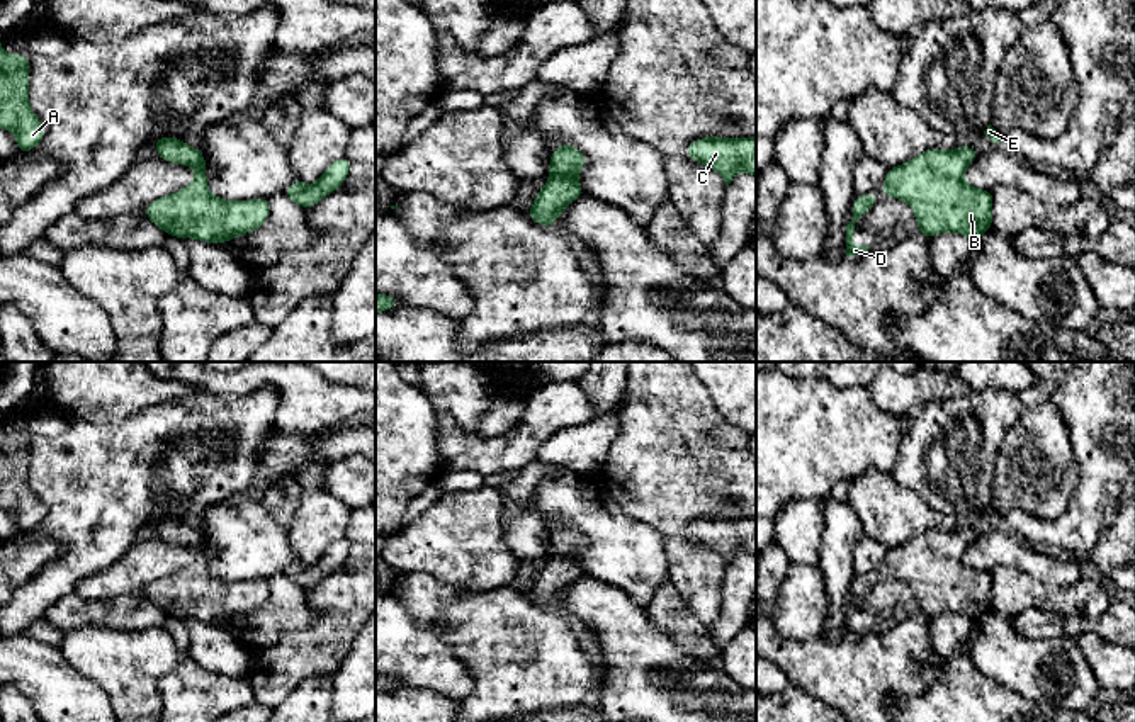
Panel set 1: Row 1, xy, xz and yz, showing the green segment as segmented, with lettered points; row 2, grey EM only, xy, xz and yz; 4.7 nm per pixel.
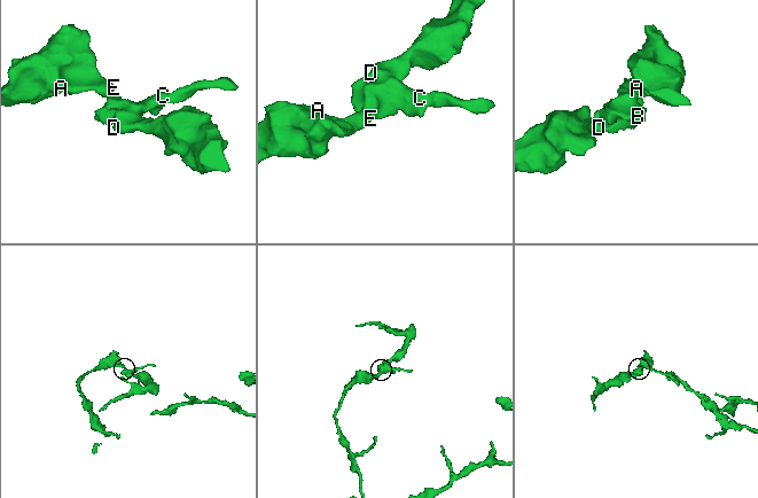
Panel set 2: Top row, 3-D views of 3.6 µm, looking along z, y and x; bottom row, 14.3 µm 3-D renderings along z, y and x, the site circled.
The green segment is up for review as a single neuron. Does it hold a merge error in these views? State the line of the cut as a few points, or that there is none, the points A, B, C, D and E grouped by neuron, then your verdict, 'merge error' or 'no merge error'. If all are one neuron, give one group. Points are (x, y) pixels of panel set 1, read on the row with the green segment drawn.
no cut; A B C D E; no merge error

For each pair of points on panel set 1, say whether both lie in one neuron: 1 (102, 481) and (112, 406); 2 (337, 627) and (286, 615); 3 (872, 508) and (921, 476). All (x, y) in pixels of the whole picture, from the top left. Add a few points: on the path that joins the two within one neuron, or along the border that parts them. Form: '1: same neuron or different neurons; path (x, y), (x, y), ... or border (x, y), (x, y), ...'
1: different neurons; border (148, 408), (128, 415), (116, 423), (72, 427)
2: different neurons; border (304, 590), (315, 619), (276, 641)
3: different neurons; border (891, 473), (899, 483), (916, 491), (938, 510)

